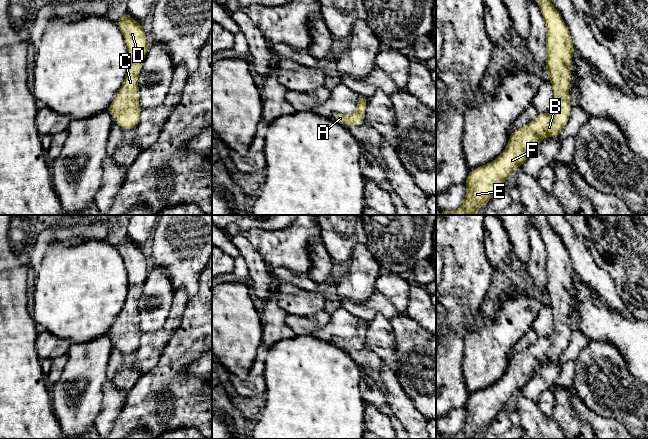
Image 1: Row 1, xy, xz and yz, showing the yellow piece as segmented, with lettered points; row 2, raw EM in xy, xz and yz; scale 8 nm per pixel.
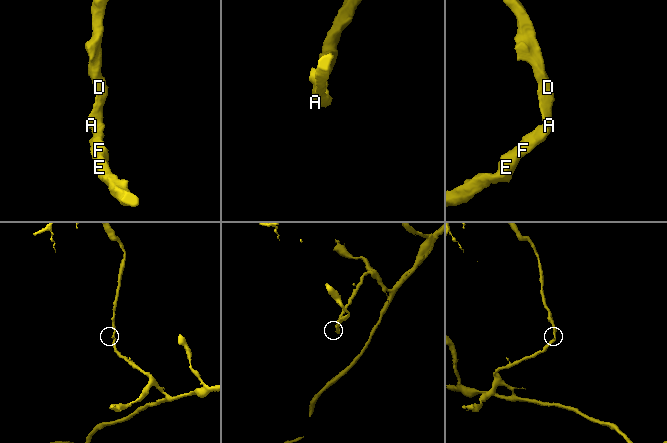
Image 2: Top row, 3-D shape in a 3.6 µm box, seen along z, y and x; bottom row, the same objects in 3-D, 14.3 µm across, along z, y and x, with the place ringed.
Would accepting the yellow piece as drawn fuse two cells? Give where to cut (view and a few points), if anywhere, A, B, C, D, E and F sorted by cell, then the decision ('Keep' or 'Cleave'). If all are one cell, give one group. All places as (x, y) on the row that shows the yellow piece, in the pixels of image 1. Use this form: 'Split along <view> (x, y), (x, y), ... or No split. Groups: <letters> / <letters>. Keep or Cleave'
No split. Groups: A B C D E F. Keep

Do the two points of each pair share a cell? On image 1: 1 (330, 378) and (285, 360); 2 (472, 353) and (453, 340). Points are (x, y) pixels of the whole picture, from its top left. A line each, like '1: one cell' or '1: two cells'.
1: one cell
2: two cells

